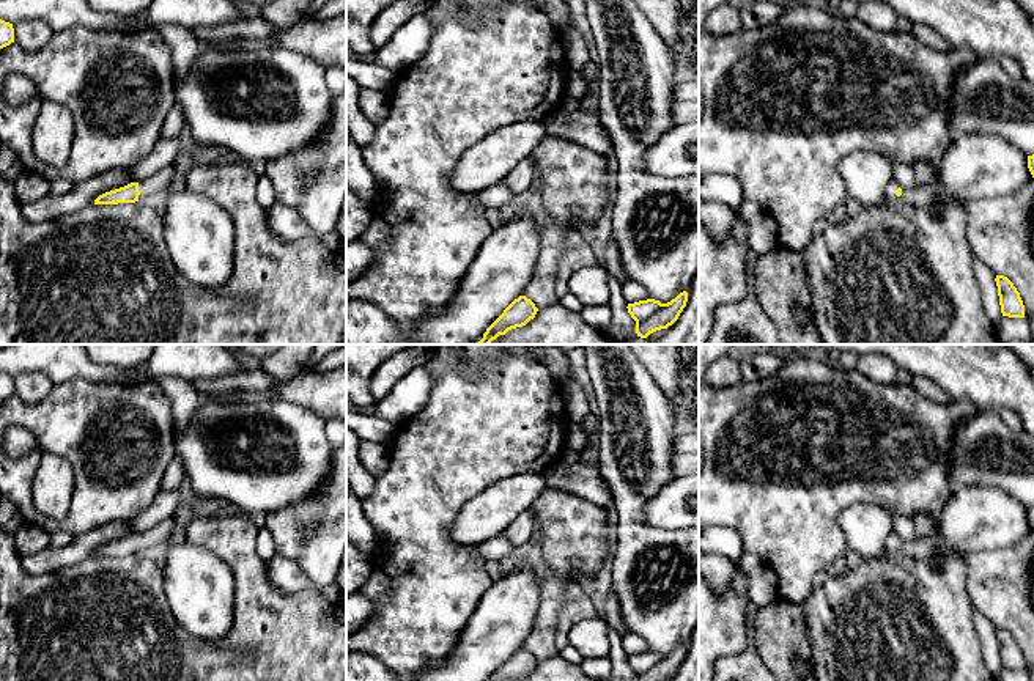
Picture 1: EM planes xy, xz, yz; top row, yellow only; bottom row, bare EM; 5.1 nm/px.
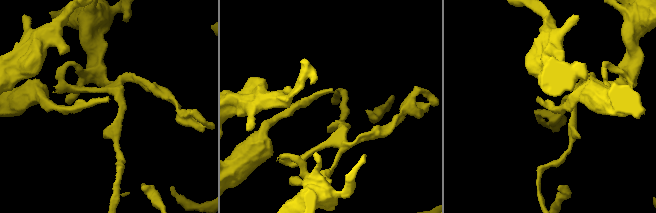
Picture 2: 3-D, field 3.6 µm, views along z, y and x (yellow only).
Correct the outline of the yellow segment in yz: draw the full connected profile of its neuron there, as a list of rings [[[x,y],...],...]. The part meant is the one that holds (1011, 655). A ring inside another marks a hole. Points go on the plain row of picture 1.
[[[996,628],[995,634],[1003,668],[1025,670],[1025,657],[1014,635],[1004,628]]]

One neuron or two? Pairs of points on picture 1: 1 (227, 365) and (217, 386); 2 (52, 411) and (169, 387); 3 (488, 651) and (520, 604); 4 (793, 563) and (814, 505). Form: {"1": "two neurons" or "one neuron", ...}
{"1": "two neurons", "2": "two neurons", "3": "one neuron", "4": "one neuron"}

